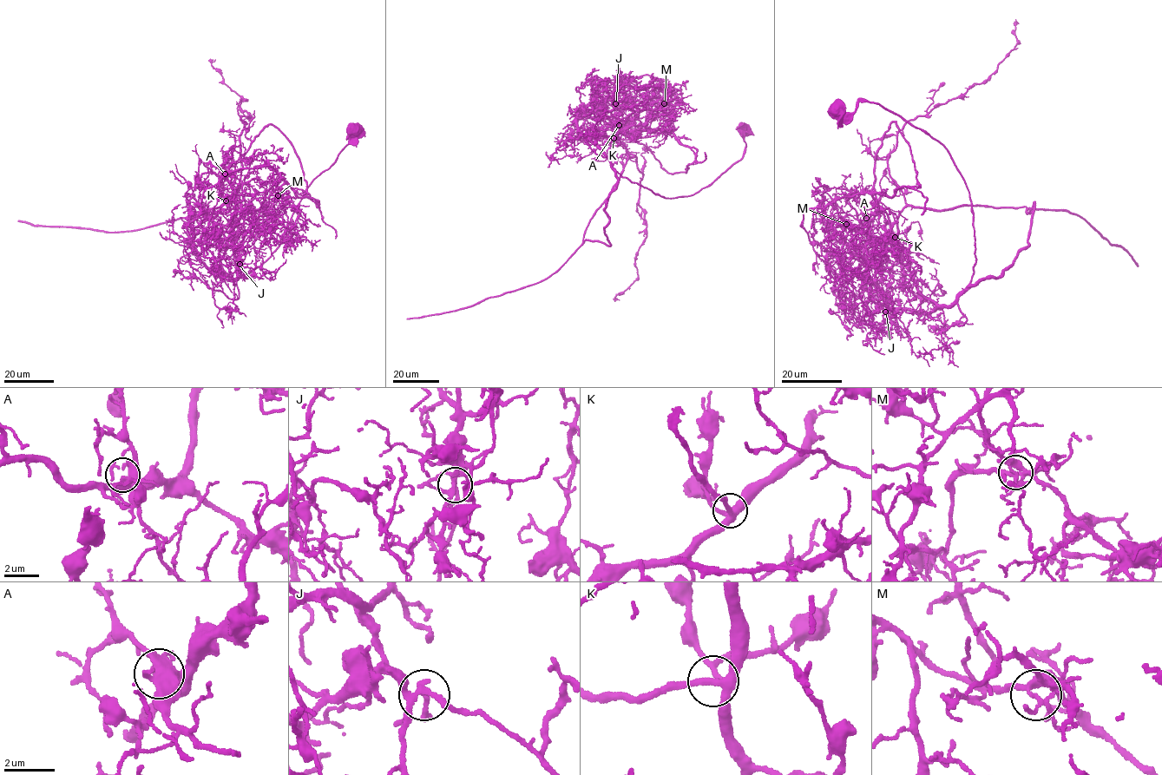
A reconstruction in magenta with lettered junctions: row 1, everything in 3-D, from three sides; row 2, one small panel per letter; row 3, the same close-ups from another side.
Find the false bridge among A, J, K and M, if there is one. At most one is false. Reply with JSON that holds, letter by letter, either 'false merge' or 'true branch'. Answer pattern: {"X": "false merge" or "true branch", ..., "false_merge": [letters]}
{"A": "true branch", "J": "true branch", "K": "true branch", "M": "false merge", "false_merge": ["M"]}

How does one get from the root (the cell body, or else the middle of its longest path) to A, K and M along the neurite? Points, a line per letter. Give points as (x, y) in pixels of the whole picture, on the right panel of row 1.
A: (838, 108), (875, 102), (949, 154), (975, 250), (955, 302), (926, 298), (889, 223), (866, 218)
K: (838, 108), (875, 102), (949, 154), (975, 250), (955, 302), (919, 291), (909, 242), (895, 237)
M: (838, 108), (875, 102), (945, 147), (968, 192), (972, 278), (937, 305), (880, 237), (846, 224)

